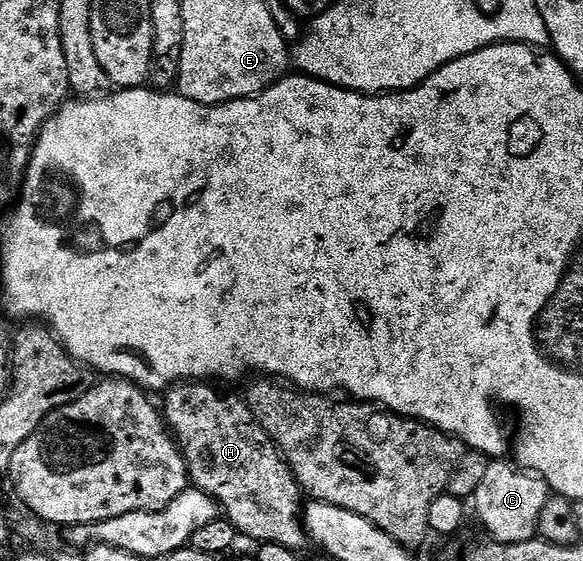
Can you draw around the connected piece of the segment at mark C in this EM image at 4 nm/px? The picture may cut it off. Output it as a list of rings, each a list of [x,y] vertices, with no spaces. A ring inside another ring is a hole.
[[[505,459],[490,460],[487,475],[472,495],[471,509],[477,512],[481,525],[488,536],[499,543],[527,543],[538,536],[539,514],[551,495],[549,485],[542,477],[528,472]]]

